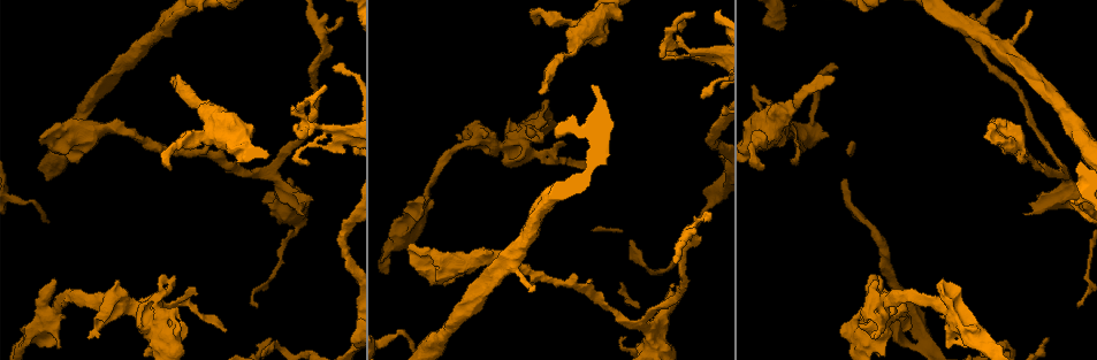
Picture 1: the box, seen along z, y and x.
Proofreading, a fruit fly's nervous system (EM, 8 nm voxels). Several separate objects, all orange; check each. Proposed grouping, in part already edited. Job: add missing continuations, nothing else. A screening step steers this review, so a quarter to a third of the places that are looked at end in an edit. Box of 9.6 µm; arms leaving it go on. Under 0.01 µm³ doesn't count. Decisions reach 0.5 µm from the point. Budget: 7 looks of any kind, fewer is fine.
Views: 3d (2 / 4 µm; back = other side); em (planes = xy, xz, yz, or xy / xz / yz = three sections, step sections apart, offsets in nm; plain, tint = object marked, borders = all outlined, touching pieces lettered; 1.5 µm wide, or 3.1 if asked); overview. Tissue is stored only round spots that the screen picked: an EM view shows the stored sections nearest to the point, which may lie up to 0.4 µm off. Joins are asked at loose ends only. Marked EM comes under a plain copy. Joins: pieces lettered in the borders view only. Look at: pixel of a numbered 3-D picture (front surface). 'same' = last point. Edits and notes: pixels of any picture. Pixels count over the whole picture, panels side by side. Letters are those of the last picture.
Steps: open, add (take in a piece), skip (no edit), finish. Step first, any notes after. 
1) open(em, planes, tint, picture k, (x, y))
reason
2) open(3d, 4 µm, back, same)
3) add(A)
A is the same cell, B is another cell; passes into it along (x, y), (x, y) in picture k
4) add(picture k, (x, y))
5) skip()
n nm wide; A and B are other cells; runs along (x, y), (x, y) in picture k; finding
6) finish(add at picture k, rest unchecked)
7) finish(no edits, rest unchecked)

open(3d, 2 µm, back, picture 1, (542, 93))
an open end

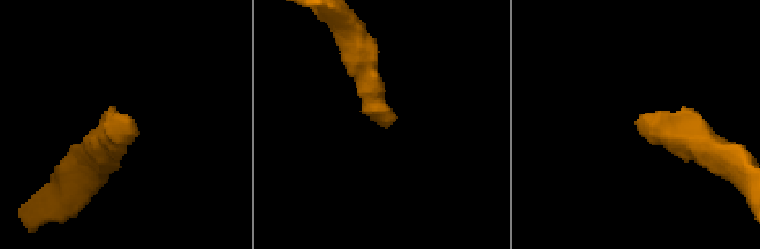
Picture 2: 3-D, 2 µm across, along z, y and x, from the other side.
open(em, xz, step 8, tint, picture 2, (388, 122))
now the EM

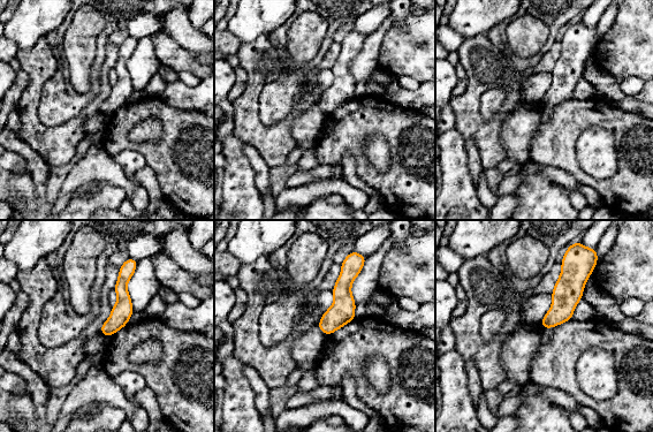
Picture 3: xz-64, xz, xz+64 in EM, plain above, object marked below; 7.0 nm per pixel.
open(em, planes, borders, same)
another direction

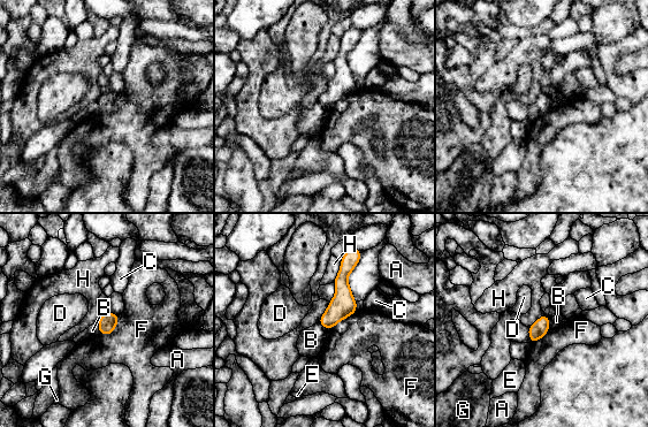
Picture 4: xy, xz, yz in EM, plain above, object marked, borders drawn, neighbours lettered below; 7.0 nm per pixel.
skip()
A, B, C, D, E, F, G and H are other cells; border along (550, 318), (548, 330) in picture 4; none of them fits

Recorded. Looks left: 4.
open(em, yz, step 8, borders, picture 1, (539, 21))
branch stops here

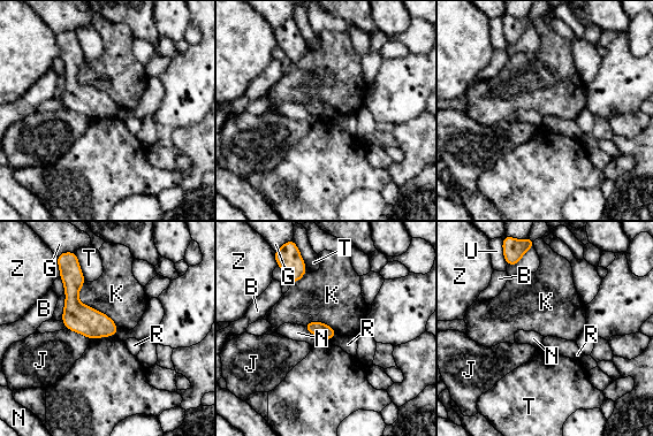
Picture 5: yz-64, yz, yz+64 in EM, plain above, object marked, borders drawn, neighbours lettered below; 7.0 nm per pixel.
skip()
B, G, J, K, N, R, T, U and Z are other cells; border along (84, 281), (78, 300), (119, 328) in picture 5; none of them fits

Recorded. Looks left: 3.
open(em, planes, borders, picture 1, (225, 329))
an open end

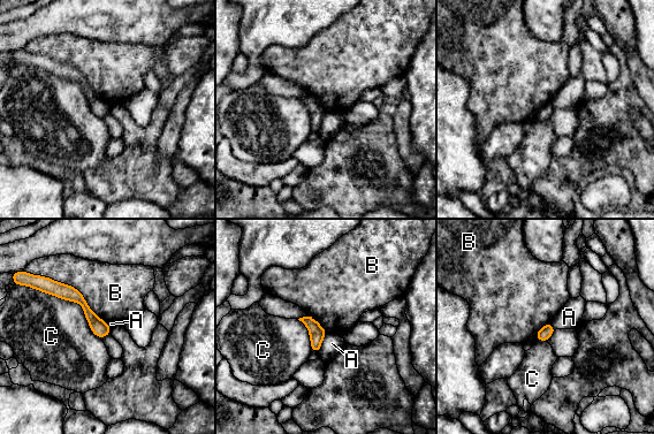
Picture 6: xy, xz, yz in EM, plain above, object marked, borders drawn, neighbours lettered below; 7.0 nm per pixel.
skip()
A, B and C are other cells; runs along (48, 290), (75, 295), (107, 332) in picture 6; no lettered piece goes on from it

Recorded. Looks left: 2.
finish(no edits, rest unchecked)

